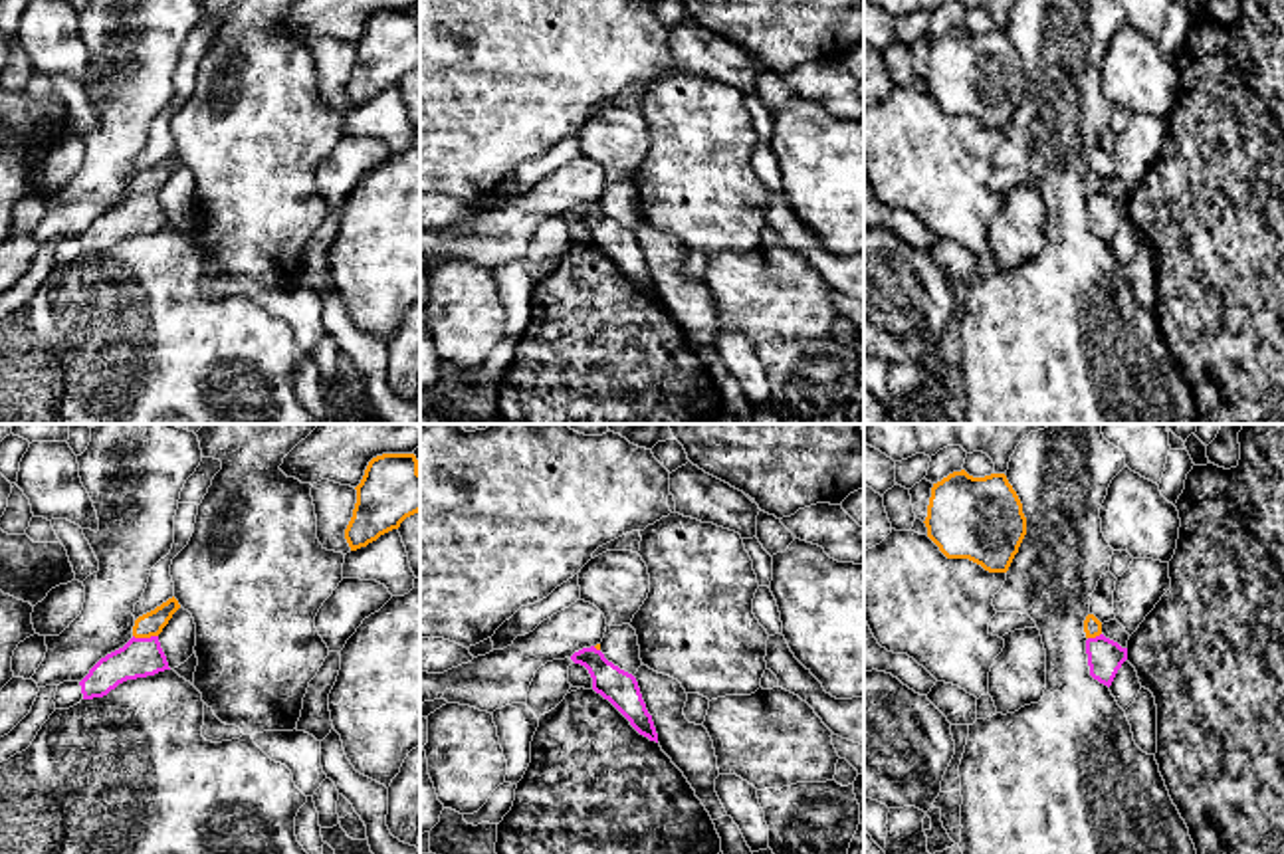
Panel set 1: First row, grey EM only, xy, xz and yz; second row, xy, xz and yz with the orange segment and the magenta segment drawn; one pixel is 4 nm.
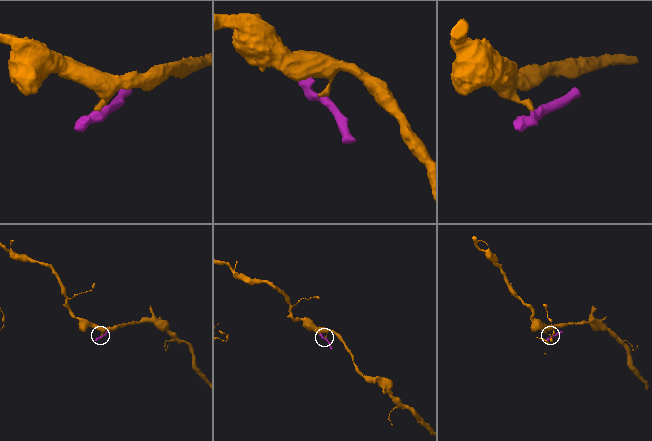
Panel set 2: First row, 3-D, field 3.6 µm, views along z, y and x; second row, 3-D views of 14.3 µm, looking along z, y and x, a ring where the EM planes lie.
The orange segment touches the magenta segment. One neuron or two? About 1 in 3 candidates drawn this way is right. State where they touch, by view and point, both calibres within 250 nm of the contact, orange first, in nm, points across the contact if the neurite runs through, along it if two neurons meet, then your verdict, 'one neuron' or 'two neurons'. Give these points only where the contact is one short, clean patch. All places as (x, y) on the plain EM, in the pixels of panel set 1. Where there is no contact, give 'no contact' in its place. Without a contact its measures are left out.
xy (145, 193) | 100/160 nm | along xy (133, 191), (157, 193) | two neurons

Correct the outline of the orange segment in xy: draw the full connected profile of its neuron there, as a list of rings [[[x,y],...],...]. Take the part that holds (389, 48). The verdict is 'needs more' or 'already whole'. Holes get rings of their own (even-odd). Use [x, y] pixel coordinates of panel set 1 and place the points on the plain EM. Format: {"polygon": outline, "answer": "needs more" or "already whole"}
{"polygon": [[[382,10],[369,18],[357,46],[353,73],[345,85],[351,107],[420,67],[420,28],[414,10]]], "answer": "already whole"}

